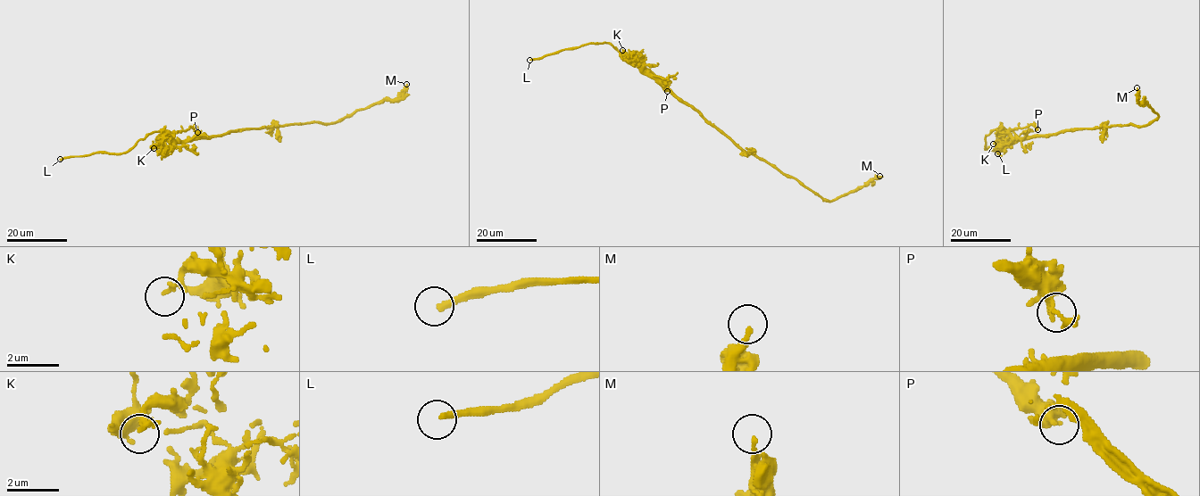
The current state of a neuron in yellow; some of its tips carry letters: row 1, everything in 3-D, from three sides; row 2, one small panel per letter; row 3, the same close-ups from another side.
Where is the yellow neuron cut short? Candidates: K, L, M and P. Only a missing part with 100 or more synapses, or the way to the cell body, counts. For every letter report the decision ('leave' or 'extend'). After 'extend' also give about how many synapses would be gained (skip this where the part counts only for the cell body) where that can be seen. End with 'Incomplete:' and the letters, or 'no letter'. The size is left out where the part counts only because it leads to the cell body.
K: leave
L: extend
M: leave
P: leave
Incomplete: L

